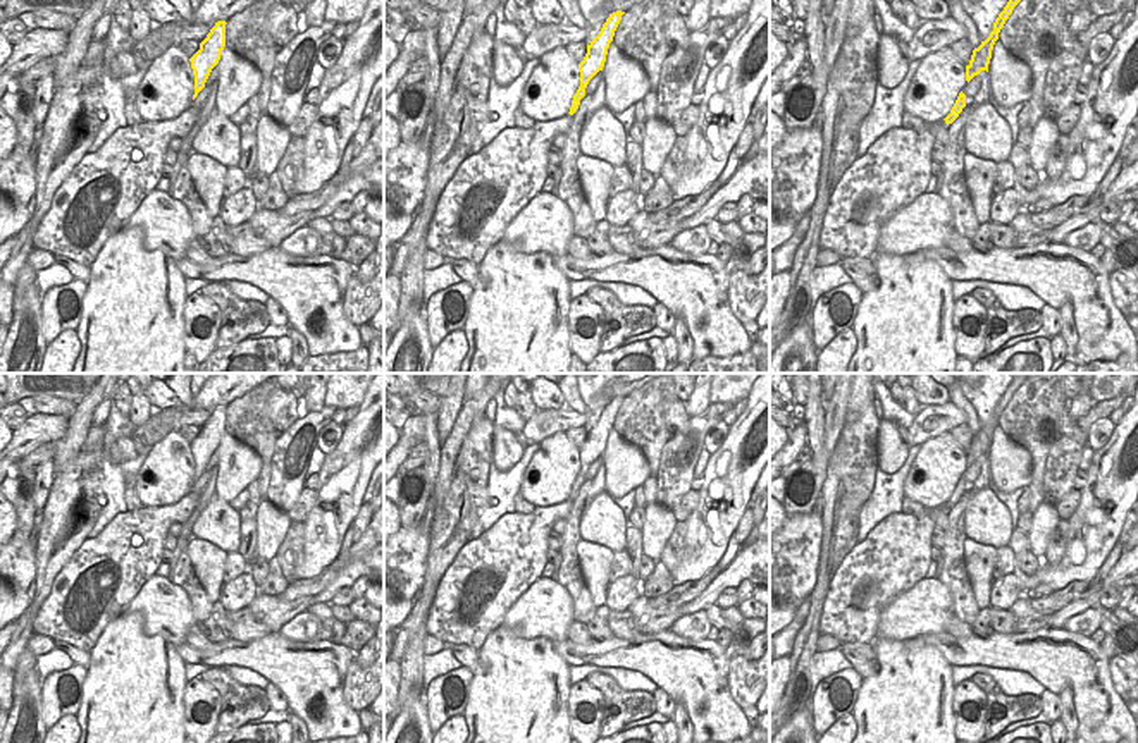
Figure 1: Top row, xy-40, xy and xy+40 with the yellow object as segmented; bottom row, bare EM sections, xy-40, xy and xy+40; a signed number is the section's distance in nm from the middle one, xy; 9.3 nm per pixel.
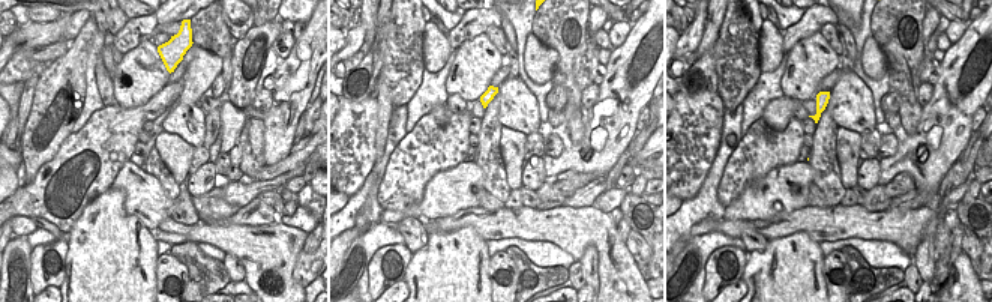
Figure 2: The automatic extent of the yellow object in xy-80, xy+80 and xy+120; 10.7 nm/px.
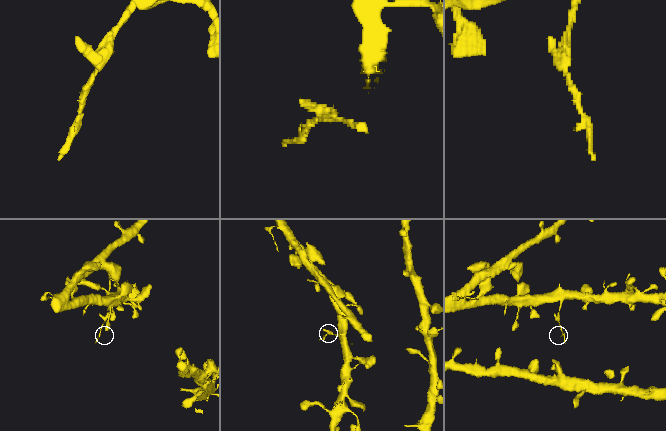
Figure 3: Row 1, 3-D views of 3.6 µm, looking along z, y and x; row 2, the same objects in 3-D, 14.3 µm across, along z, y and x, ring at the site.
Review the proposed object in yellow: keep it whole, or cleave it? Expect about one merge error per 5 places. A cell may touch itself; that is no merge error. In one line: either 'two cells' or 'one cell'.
one cell

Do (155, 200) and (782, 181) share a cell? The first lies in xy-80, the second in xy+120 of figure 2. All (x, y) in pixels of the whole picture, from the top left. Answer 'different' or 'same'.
same

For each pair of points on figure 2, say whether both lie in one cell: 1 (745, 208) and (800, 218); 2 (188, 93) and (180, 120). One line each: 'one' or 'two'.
1: two
2: two

